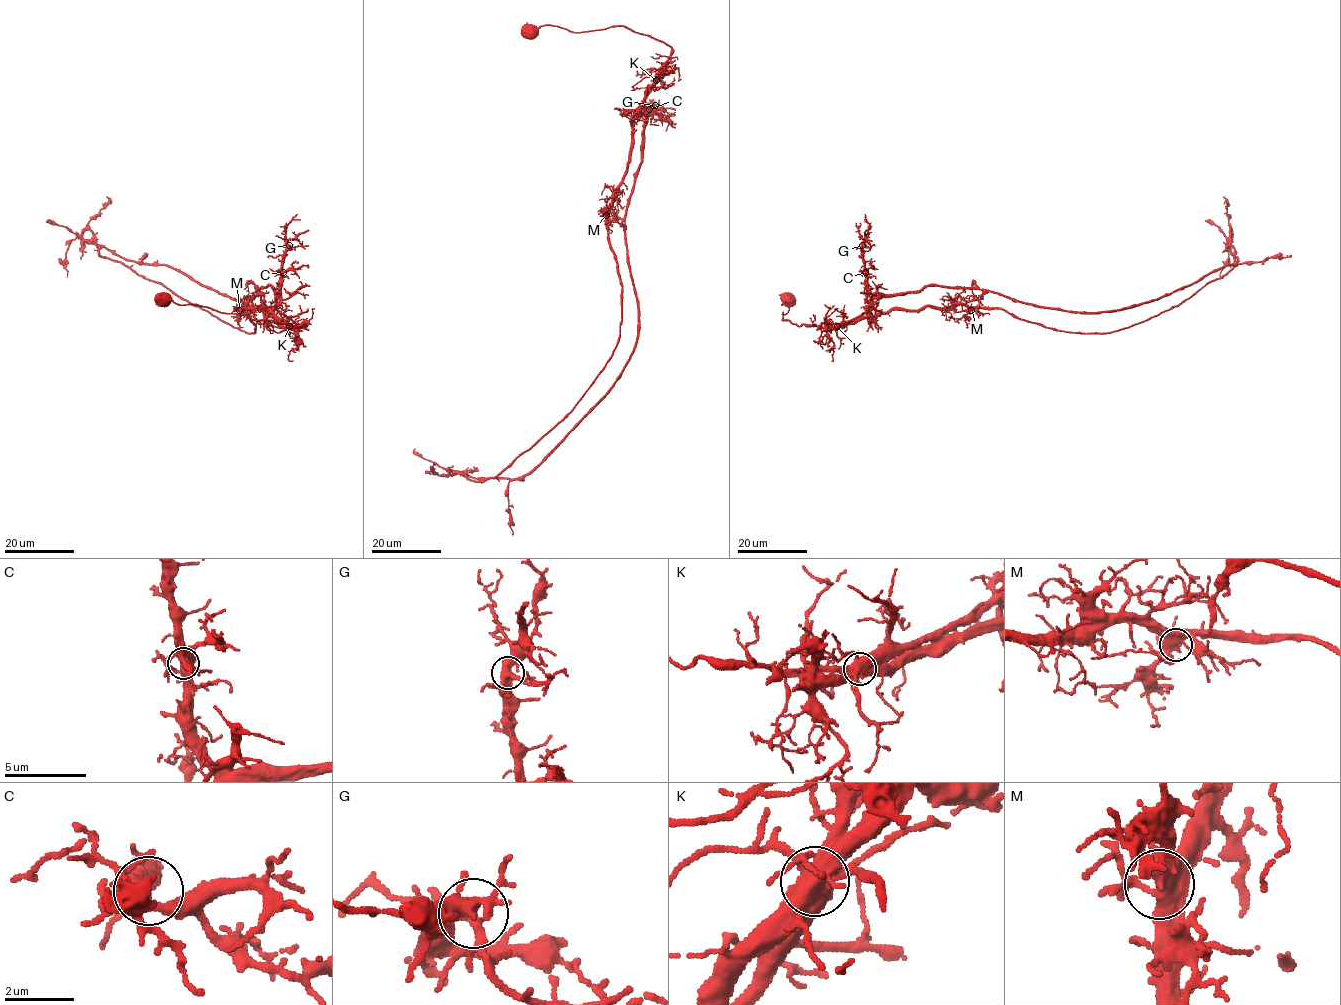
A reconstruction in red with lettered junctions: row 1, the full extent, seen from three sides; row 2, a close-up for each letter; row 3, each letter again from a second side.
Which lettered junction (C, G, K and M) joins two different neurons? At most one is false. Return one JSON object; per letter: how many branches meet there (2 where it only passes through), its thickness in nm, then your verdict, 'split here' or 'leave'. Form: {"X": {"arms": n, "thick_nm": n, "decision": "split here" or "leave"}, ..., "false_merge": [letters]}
{"C": {"arms": 6, "thick_nm": 500, "decision": "leave"}, "G": {"arms": 4, "thick_nm": 420, "decision": "leave"}, "K": {"arms": 6, "thick_nm": 600, "decision": "split here"}, "M": {"arms": 6, "thick_nm": 440, "decision": "leave"}, "false_merge": ["K"]}

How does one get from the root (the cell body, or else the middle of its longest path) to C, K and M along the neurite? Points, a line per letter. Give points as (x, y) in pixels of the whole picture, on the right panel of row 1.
C: (789, 298), (781, 304), (788, 307), (782, 320), (799, 326), (849, 322), (872, 301), (865, 272)
K: (789, 298), (781, 304), (788, 307), (782, 320), (799, 326), (836, 326)
M: (789, 298), (781, 304), (788, 307), (782, 320), (799, 326), (834, 326), (927, 306), (966, 304), (971, 310)

